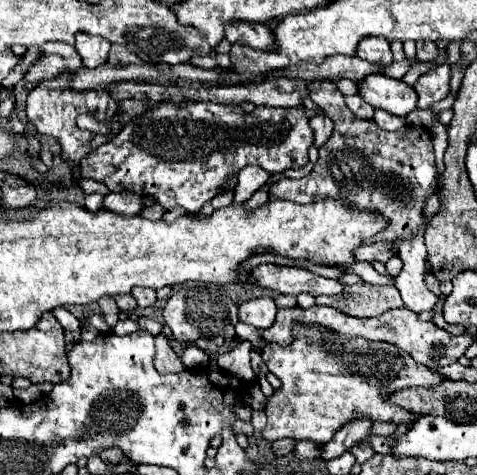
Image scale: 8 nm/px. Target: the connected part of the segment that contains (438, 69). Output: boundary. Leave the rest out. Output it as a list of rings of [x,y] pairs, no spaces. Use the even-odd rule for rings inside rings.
[[[443,64],[436,66],[422,78],[418,78],[414,84],[414,90],[418,94],[416,108],[426,110],[430,108],[430,104],[444,100],[450,92],[450,76],[452,76],[451,67]]]

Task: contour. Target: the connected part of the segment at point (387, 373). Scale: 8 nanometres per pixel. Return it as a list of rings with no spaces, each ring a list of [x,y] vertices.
[[[318,326],[298,328],[298,336],[290,346],[266,344],[262,358],[282,382],[266,402],[268,424],[262,434],[272,442],[288,436],[324,446],[344,424],[356,418],[412,426],[420,416],[386,402],[386,398],[402,388],[432,388],[446,380],[446,376],[414,362],[408,352],[390,342],[346,340],[346,336],[336,336]]]

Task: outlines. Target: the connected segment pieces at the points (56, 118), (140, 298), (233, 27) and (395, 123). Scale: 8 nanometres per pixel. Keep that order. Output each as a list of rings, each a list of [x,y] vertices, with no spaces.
[[[64,70],[52,80],[38,82],[38,86],[28,94],[26,116],[36,126],[36,130],[40,134],[46,134],[60,144],[62,158],[74,168],[92,150],[90,140],[94,138],[92,132],[80,132],[80,128],[76,126],[76,116],[78,114],[94,114],[94,116],[98,116],[98,120],[106,120],[108,116],[112,116],[118,110],[118,104],[110,96],[110,90],[106,86],[86,90],[86,92],[84,90],[74,90],[72,88],[72,76],[74,76],[72,70]]]
[[[132,288],[130,294],[136,298],[138,306],[142,306],[142,308],[152,306],[156,302],[156,290],[150,290],[150,288]]]
[[[232,22],[228,26],[224,26],[226,32],[226,40],[228,42],[240,42],[258,50],[270,50],[274,48],[274,38],[268,26],[260,24],[260,22]]]
[[[376,110],[374,114],[374,122],[382,128],[382,130],[398,130],[406,124],[406,118],[400,118],[400,116],[394,116],[386,110]]]

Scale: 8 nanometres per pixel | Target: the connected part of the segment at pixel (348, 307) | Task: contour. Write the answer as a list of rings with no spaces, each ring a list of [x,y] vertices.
[[[366,282],[346,286],[344,292],[338,296],[330,296],[330,298],[318,296],[316,304],[332,306],[348,316],[358,316],[358,318],[380,316],[386,310],[404,306],[402,296],[394,284],[374,286],[374,284],[366,284]]]

